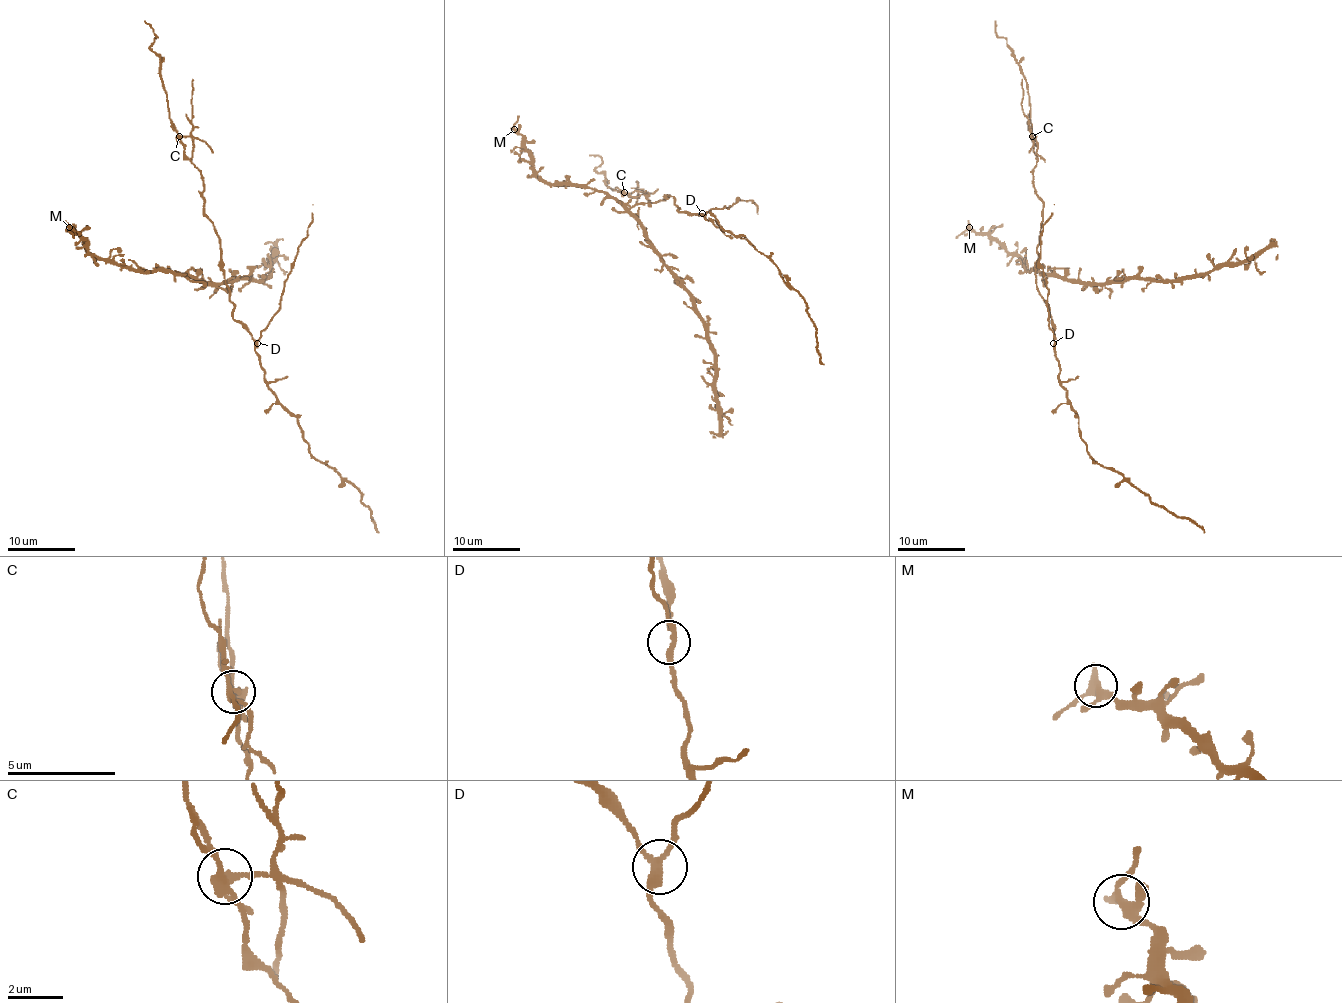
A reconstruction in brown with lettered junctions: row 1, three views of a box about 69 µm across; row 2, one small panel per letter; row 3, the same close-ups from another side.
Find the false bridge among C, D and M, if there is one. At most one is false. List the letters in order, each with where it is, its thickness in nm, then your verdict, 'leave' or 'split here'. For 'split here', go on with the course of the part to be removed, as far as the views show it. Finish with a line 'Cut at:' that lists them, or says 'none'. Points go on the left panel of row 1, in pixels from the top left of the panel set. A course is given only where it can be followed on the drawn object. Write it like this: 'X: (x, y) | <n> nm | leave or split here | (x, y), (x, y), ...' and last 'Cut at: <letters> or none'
C: (179, 136) | 320 nm | split here | (179, 136), (188, 136), (193, 126), (193, 78)
D: (257, 343) | 240 nm | leave
M: (69, 227) | 320 nm | leave
Cut at: C

